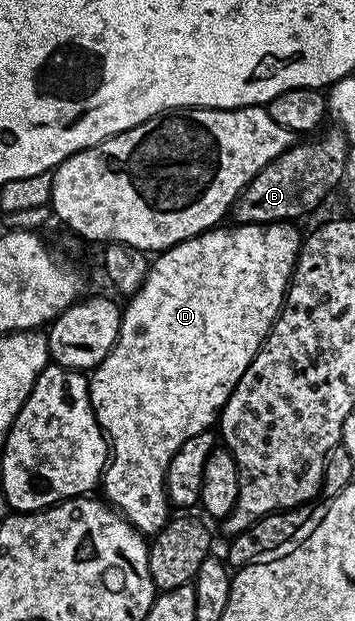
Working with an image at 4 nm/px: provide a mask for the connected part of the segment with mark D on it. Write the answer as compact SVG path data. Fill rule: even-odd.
M271 221L269 225L241 225L236 223L231 227L233 229L224 229L225 227L208 229L196 237L172 245L163 253L155 254L151 258L148 274L142 283L142 287L138 287L138 291L127 298L128 306L126 304L123 306L120 314L120 334L110 351L110 355L106 355L106 359L102 359L99 367L91 370L90 373L88 383L90 403L96 416L96 422L103 429L110 446L110 464L105 468L102 478L103 500L111 505L124 520L129 521L134 528L145 535L155 535L168 524L170 502L164 484L170 463L186 439L211 430L217 424L220 411L230 399L238 379L242 379L246 367L250 367L250 363L256 358L256 352L260 350L264 340L268 338L272 324L276 322L276 318L280 315L280 308L284 306L284 298L292 280L292 271L296 267L296 257L300 254L302 233L295 229L297 227L295 224L287 221Z

